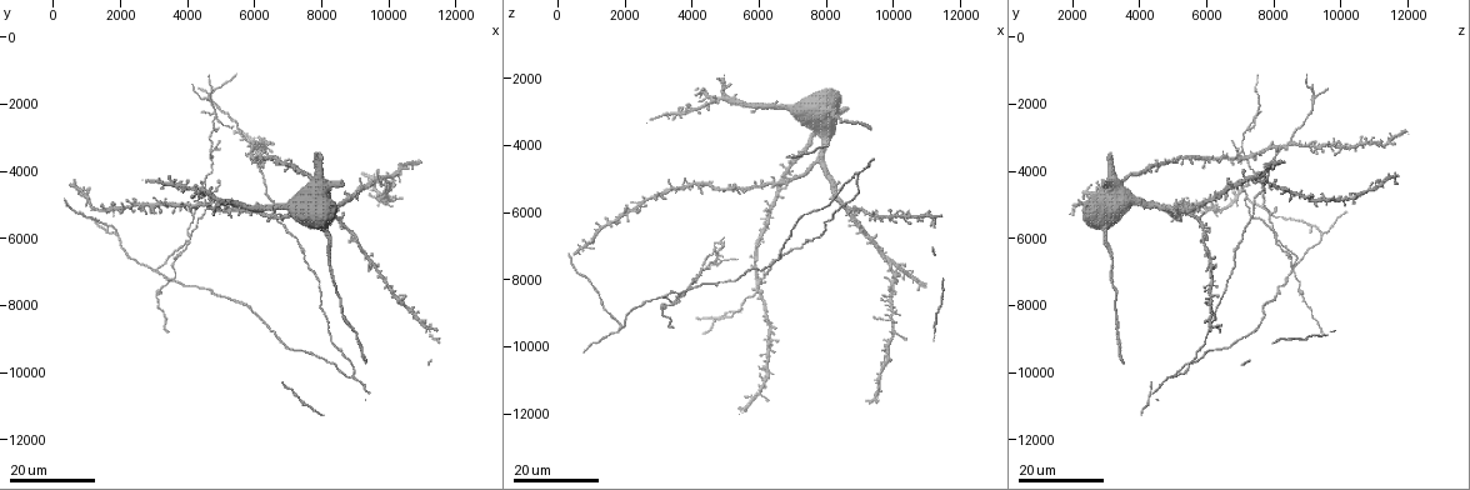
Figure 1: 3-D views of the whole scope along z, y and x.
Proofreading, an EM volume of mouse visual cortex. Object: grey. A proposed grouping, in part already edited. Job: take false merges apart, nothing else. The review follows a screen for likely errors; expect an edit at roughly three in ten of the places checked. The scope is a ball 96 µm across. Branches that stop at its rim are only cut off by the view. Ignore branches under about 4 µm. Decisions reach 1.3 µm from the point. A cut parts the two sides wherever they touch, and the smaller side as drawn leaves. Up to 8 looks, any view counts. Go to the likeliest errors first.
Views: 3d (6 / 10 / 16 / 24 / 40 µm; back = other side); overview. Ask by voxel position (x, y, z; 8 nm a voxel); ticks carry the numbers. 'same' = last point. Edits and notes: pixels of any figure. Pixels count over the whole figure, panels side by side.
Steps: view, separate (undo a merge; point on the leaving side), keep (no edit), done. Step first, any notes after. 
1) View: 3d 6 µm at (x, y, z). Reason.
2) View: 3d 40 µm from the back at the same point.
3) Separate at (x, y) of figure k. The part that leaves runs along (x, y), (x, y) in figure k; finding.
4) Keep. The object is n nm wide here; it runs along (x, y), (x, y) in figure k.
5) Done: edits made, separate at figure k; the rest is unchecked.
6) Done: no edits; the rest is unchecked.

View: 3d 16 µm at (4100, 6100, 8000). Small branch off a trunk.

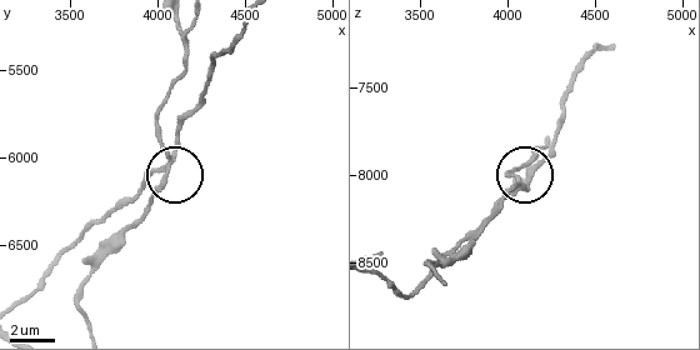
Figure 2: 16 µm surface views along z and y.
View: 3d 6 µm at (4060, 6080, 8060).

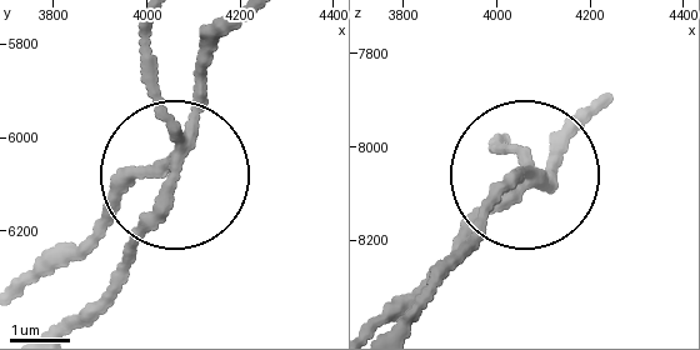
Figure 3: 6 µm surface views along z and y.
Separate at (156, 64) of figure 3. 4 arms meet here; the part that leaves runs along (175, 145), (145, 31) in figure 3; a second neuron is stuck on.

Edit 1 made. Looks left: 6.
View: 3d 24 µm at (9900, 4900, 9200). Four arms meet.

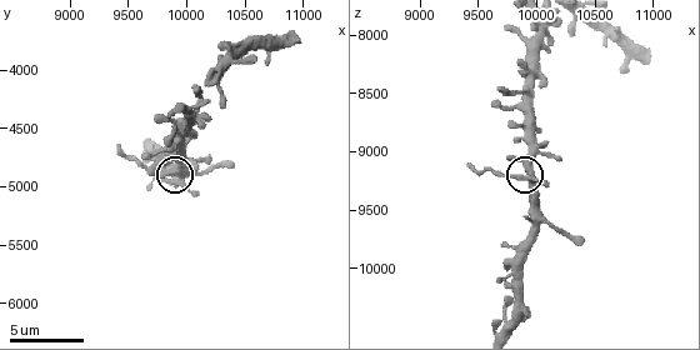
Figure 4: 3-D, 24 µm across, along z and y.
View: 3d 6 µm at (9980, 4920, 9240).

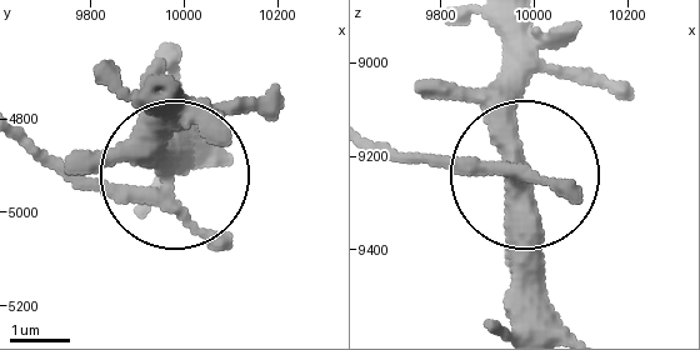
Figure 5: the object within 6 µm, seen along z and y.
Separate at (74, 188) of figure 5. The object is 360 nm wide here; the part that leaves runs along (155, 199), (25, 154) in figure 5; two neurons meet here.

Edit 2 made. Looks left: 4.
View: overview.

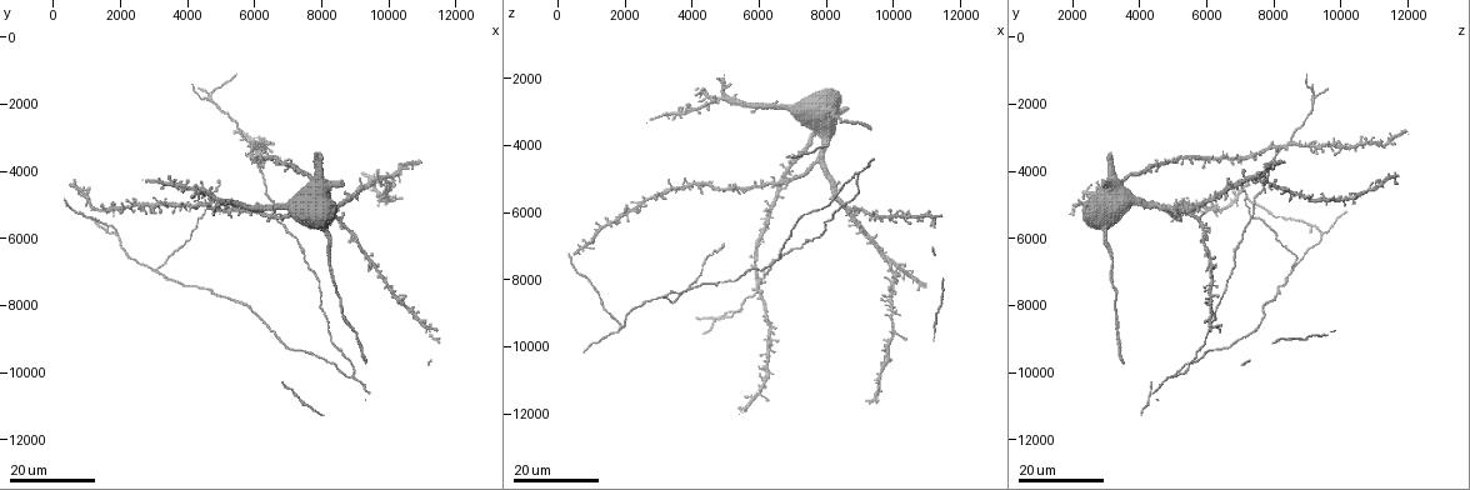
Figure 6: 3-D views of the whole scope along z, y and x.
View: 3d 16 µm at (4700, 1900, 9100). Four-way junction.

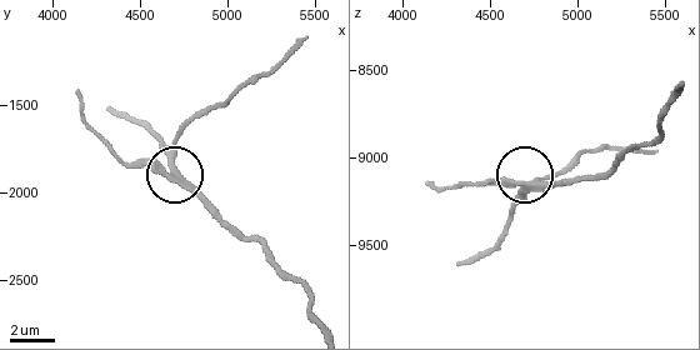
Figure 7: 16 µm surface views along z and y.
View: 3d 6 µm at (4620, 1860, 9160). Closer look.

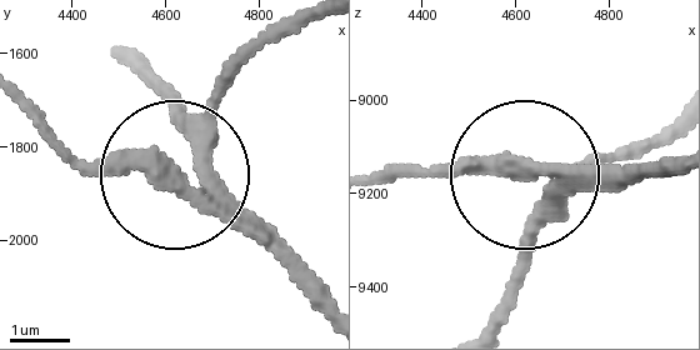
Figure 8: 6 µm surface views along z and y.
Separate at (149, 153) of figure 8. The part that leaves runs along (206, 208), (153, 174), (78, 159), (33, 104) in figure 8; a second neuron is stuck on.

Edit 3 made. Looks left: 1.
Done: edits made, separate at figure 3, separate at figure 5, separate at figure 8; the rest is unchecked.

